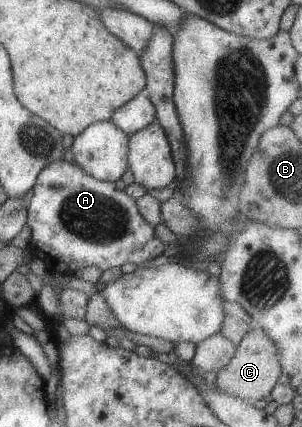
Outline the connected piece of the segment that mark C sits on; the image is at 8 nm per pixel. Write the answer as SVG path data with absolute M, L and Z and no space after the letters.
M258 327L250 329L243 335L235 348L232 358L216 371L214 384L219 391L238 397L248 403L254 403L270 395L271 389L277 383L277 377L282 374L279 361L277 361L277 347L271 343L271 339Z

